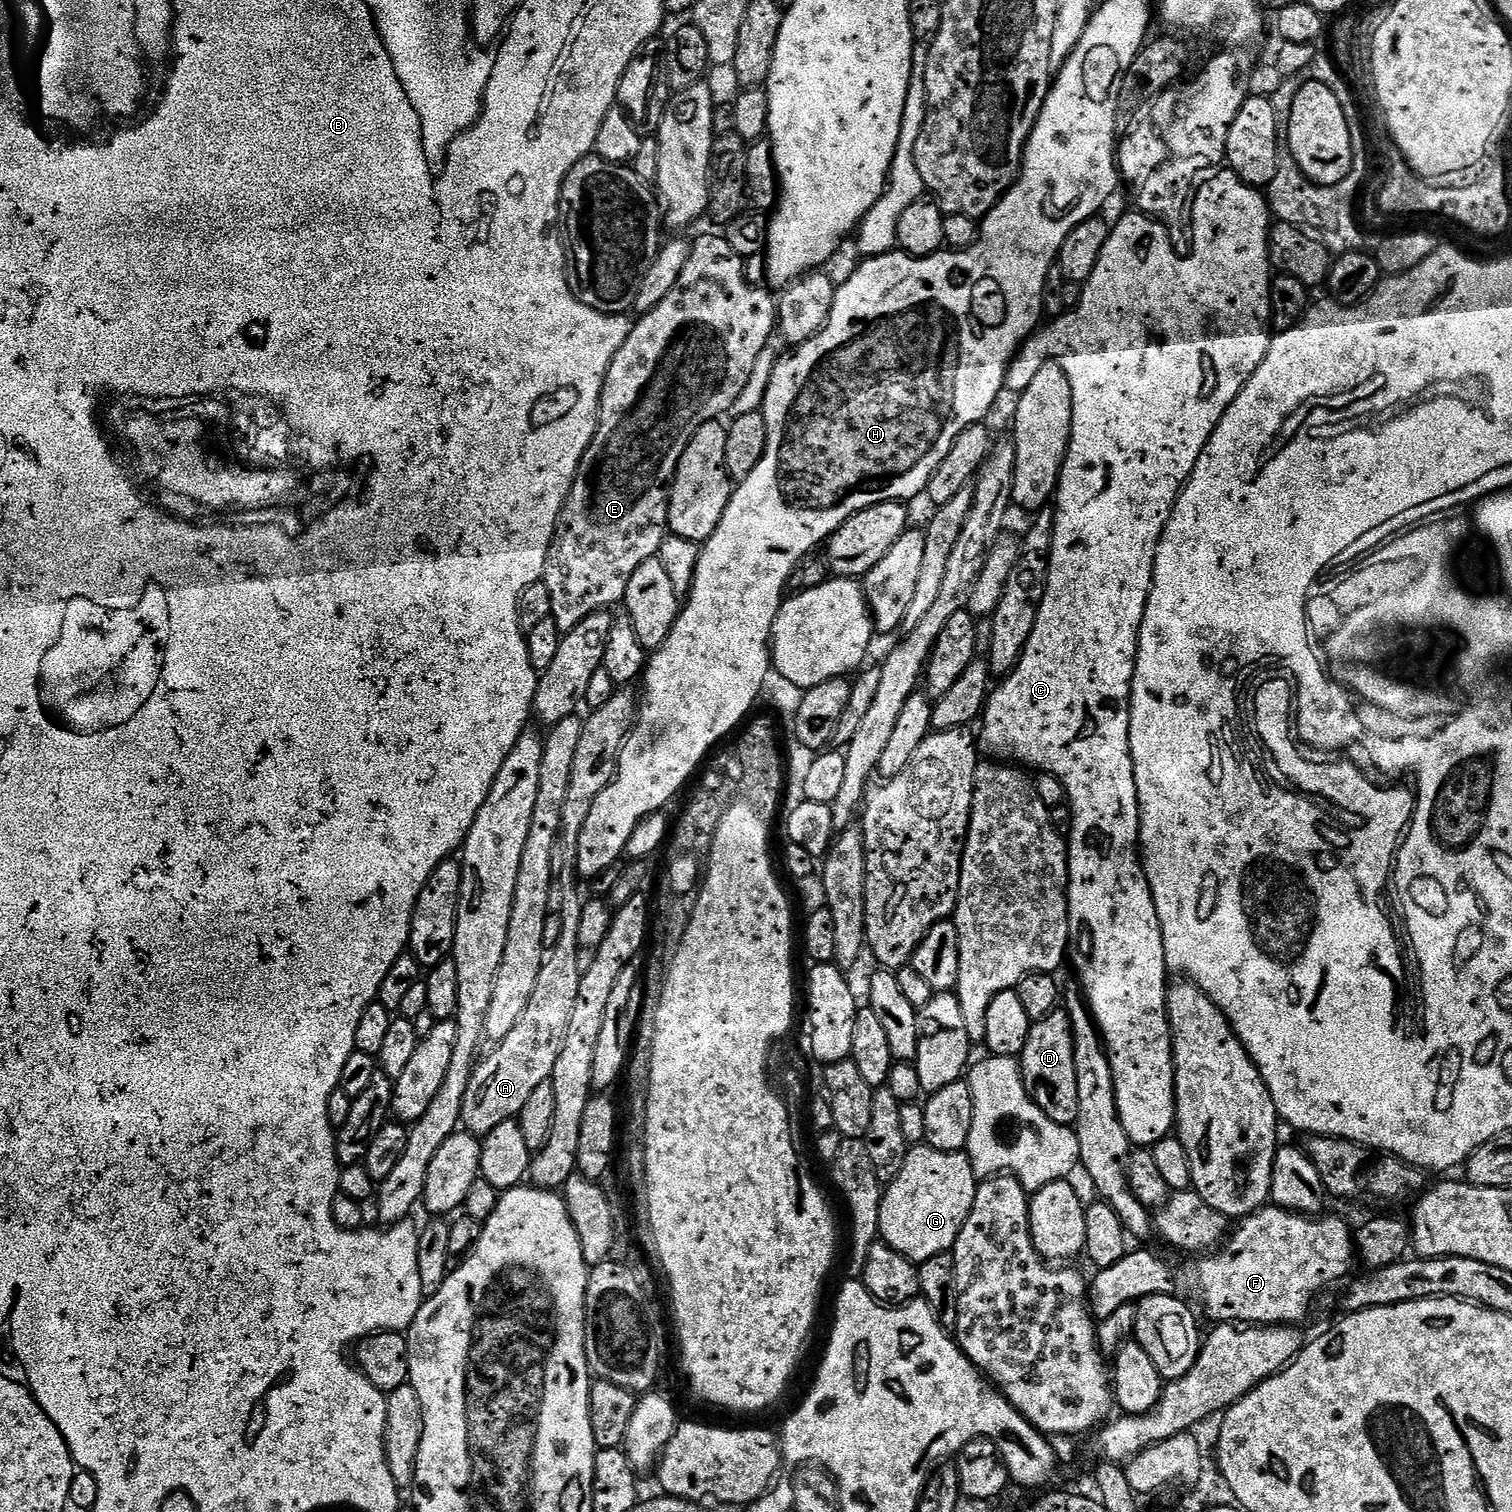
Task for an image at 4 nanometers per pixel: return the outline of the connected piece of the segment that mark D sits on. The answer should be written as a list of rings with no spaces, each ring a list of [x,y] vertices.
[[[1055,1010],[1035,1021],[1028,1041],[1018,1059],[1024,1083],[1032,1100],[1054,1122],[1075,1125],[1080,1119],[1080,1095],[1078,1094],[1078,1036],[1072,1033],[1072,1020],[1063,1010]]]

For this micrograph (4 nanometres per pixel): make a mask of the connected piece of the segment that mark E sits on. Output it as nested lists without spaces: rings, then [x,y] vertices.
[[[723,235],[700,236],[691,243],[688,262],[676,283],[676,289],[658,307],[650,312],[645,312],[637,319],[632,326],[632,333],[626,338],[624,345],[620,347],[616,354],[614,363],[608,368],[608,375],[604,377],[604,390],[600,393],[600,423],[596,429],[596,439],[592,442],[592,447],[588,449],[586,456],[592,461],[581,463],[580,475],[572,484],[572,493],[568,495],[568,500],[564,504],[564,510],[560,513],[560,523],[558,525],[558,535],[554,543],[548,549],[548,561],[544,567],[544,579],[542,581],[550,590],[550,602],[552,603],[551,619],[558,626],[562,634],[572,632],[582,621],[590,618],[595,612],[615,609],[615,604],[625,599],[628,594],[628,587],[632,575],[647,560],[653,559],[659,553],[666,537],[670,532],[668,523],[668,513],[672,503],[672,490],[676,483],[676,471],[680,469],[680,459],[682,454],[686,454],[686,446],[712,420],[720,420],[723,412],[728,412],[736,404],[736,399],[744,392],[744,387],[748,384],[748,379],[752,376],[752,371],[756,368],[756,363],[760,360],[760,355],[764,352],[764,347],[768,344],[772,332],[778,328],[778,300],[774,295],[767,292],[769,289],[764,286],[753,286],[748,283],[746,271],[746,260],[731,248],[730,242],[725,240]]]

